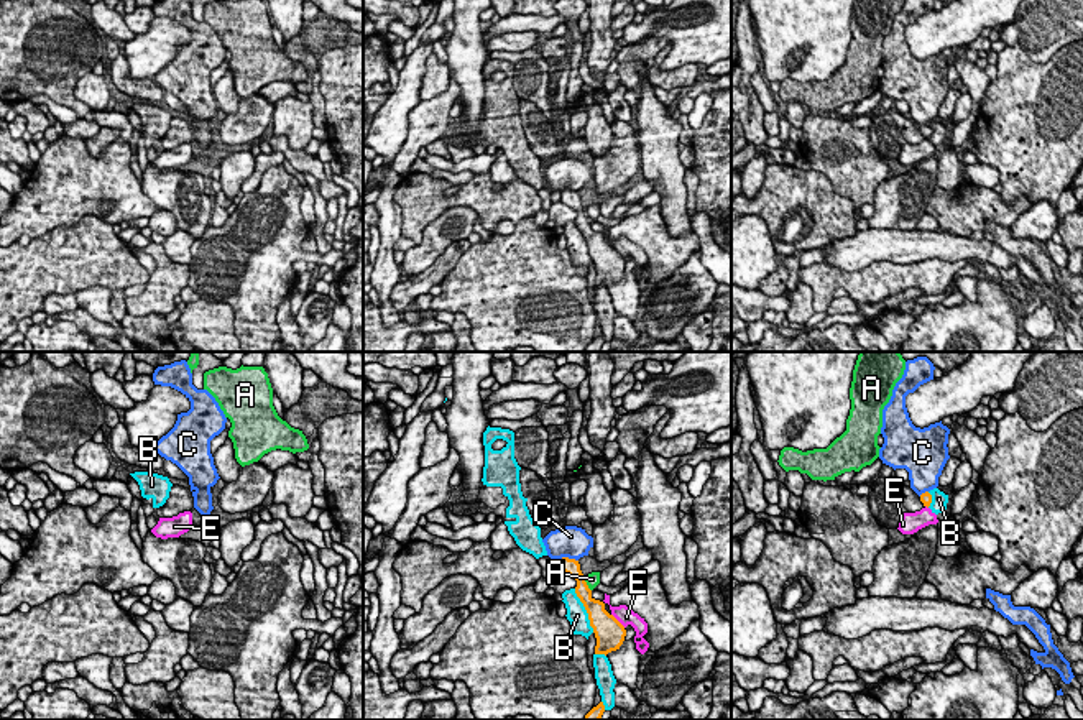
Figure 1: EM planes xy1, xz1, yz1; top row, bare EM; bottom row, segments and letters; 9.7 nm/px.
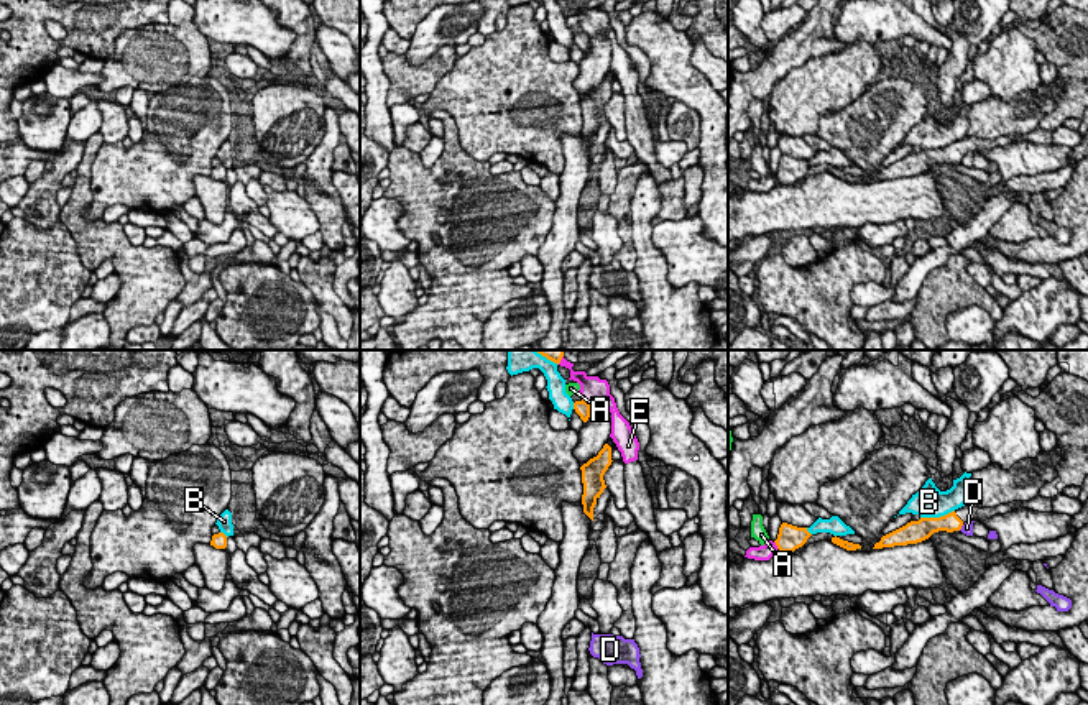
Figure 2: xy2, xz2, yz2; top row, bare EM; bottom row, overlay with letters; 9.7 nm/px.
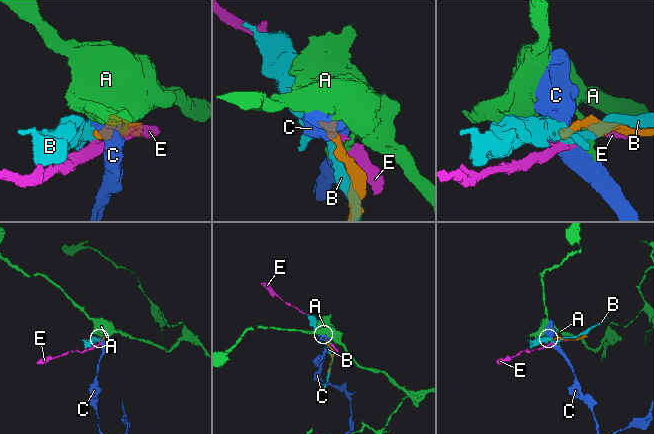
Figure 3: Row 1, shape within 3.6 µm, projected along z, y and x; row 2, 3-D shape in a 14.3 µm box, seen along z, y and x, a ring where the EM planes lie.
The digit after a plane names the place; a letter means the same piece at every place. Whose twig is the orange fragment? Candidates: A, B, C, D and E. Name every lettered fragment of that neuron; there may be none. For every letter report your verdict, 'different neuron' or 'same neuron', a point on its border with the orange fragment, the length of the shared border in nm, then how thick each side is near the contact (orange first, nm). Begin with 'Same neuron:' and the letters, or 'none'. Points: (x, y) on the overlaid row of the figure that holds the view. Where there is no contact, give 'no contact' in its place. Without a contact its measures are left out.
Same neuron: none
A: different neuron; contact xz1 (585, 584); length 160 nm; calibres 160 and 130 nm
B: different neuron; contact xz1 (585, 609); length 480 nm; calibres 240 and 200 nm
C: different neuron; contact xz1 (567, 558); length 180 nm; calibres 160 and 320 nm
D: different neuron; contact yz2 (960, 528); length 80 nm; calibres 170 and 120 nm
E: different neuron; contact xz1 (617, 620); length 200 nm; calibres 300 and 160 nm

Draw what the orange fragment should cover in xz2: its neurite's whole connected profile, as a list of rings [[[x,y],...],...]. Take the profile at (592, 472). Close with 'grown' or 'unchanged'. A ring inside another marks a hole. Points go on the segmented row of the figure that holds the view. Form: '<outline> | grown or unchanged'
[[[608,444],[598,452],[597,457],[590,458],[587,463],[580,467],[582,470],[582,483],[583,483],[583,495],[582,505],[583,513],[593,521],[593,508],[597,500],[606,488],[603,475],[611,465],[611,447]]] | unchanged

